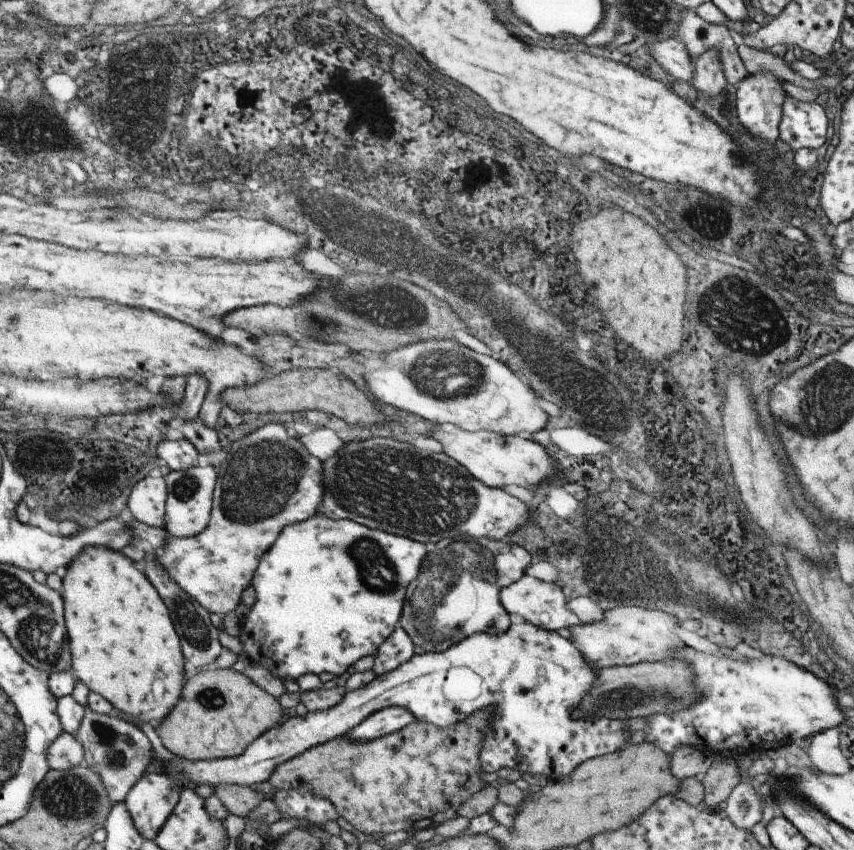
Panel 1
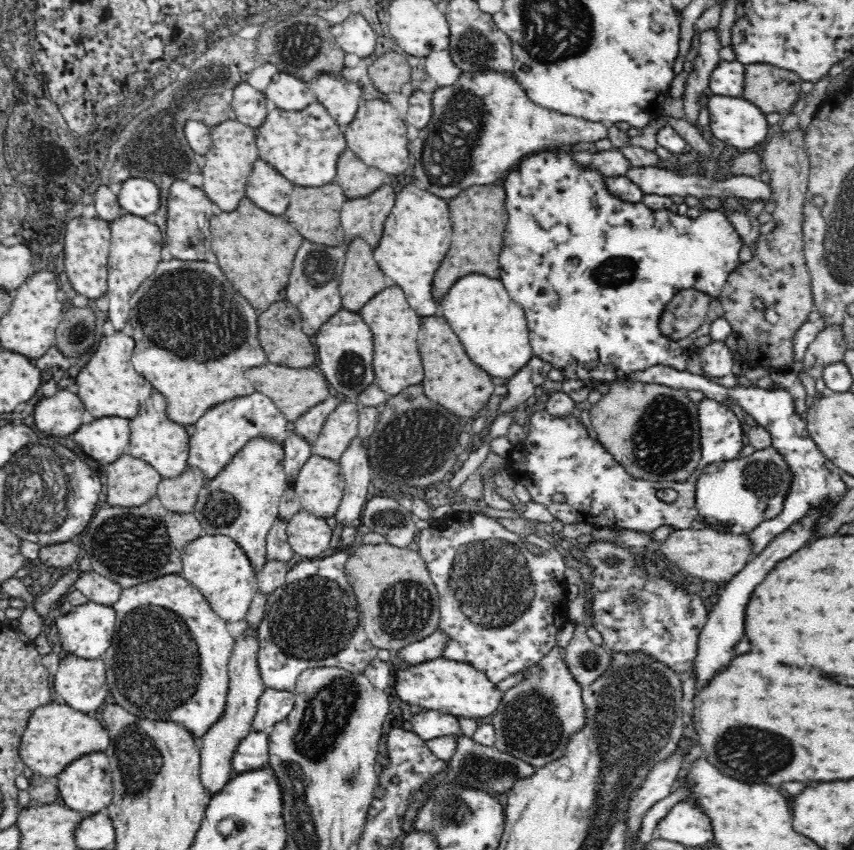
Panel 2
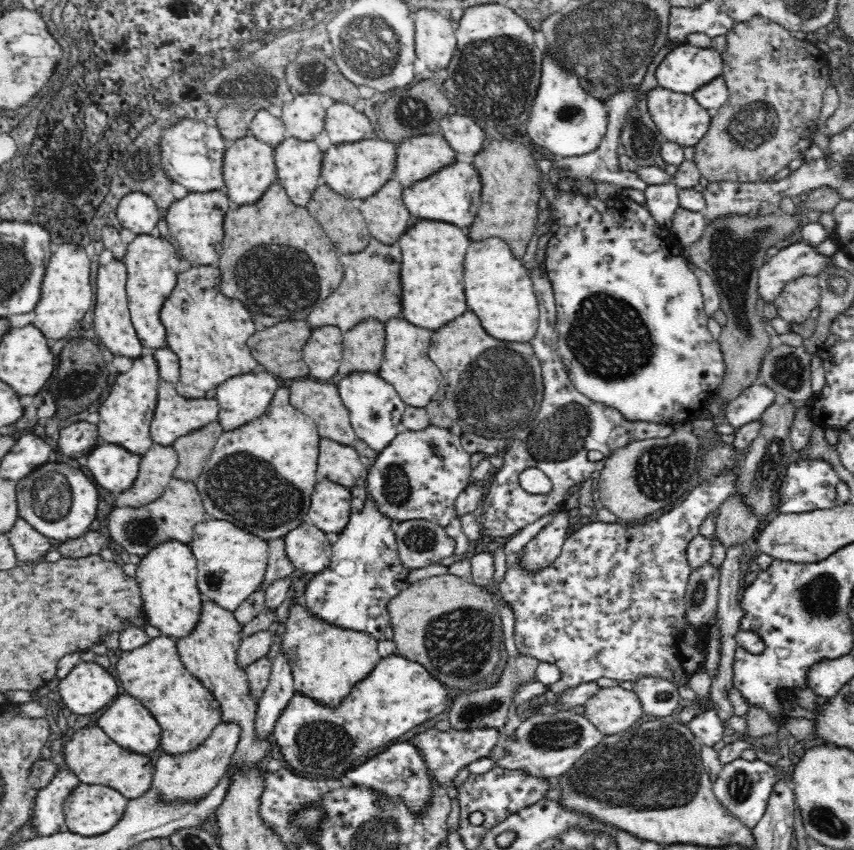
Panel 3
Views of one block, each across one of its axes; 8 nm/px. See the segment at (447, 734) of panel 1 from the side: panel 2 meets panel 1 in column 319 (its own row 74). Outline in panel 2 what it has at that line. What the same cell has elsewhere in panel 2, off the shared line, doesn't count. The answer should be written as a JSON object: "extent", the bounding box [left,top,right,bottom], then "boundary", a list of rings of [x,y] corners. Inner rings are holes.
{"extent":[742,64,803,116],"boundary":[[[770,64],[745,66],[745,88],[742,98],[760,107],[766,116],[769,113],[786,113],[797,100],[803,97],[798,74]]]}

